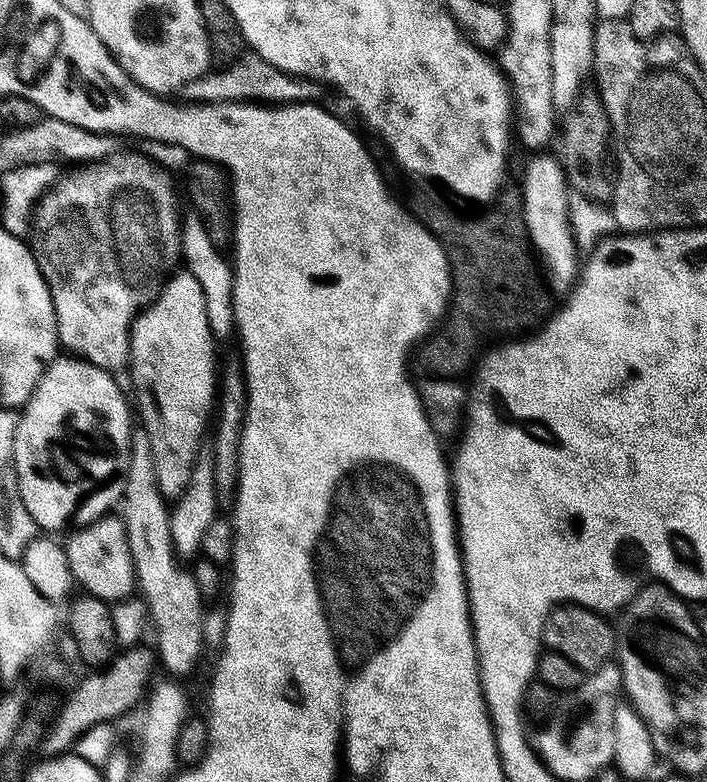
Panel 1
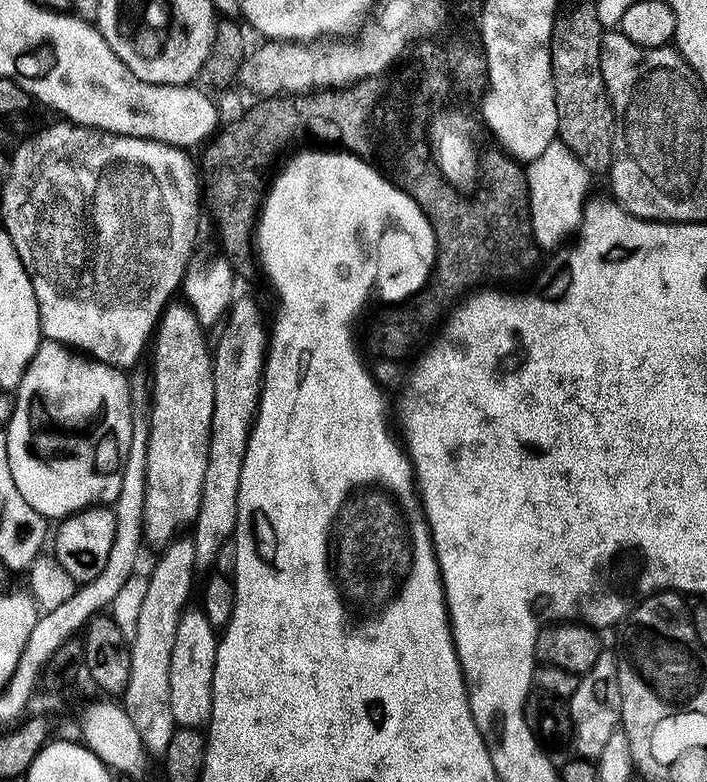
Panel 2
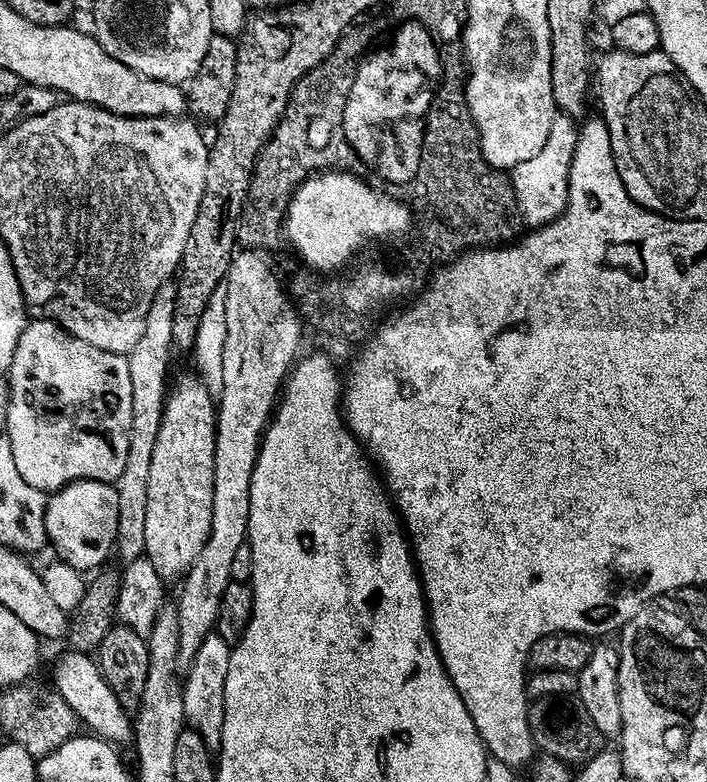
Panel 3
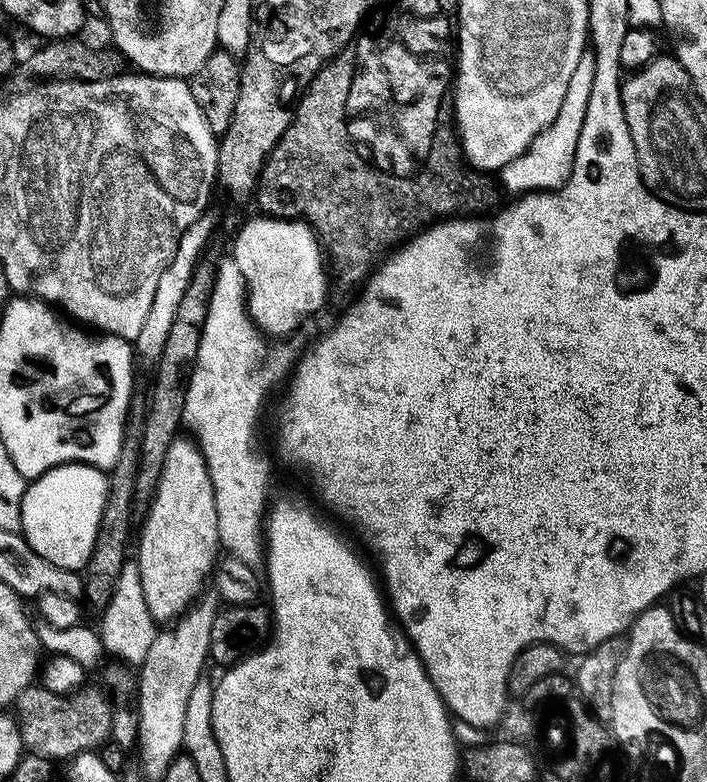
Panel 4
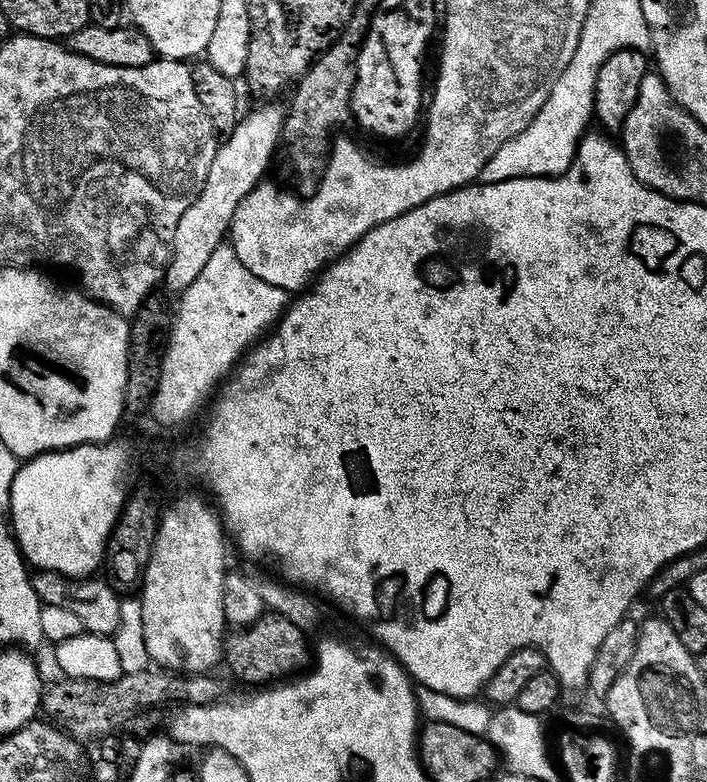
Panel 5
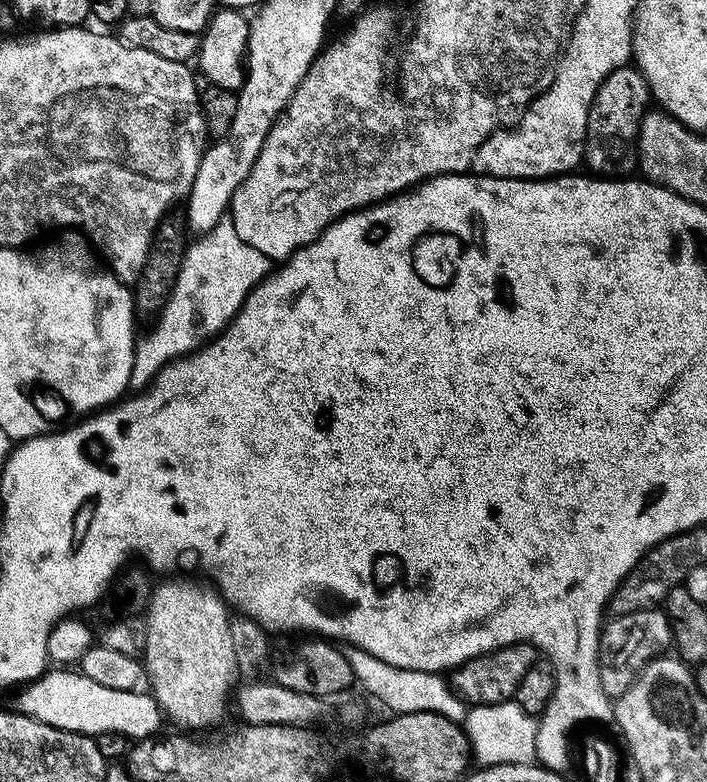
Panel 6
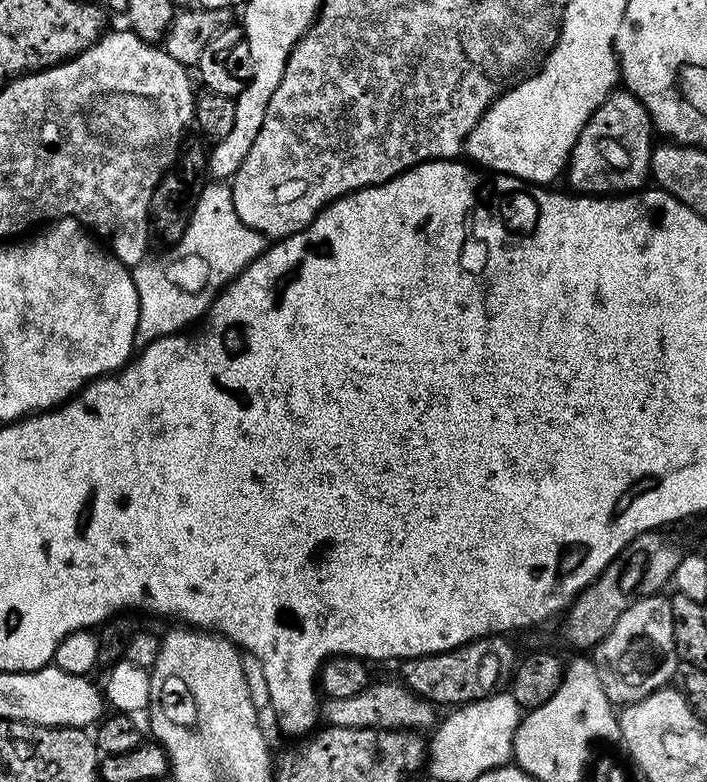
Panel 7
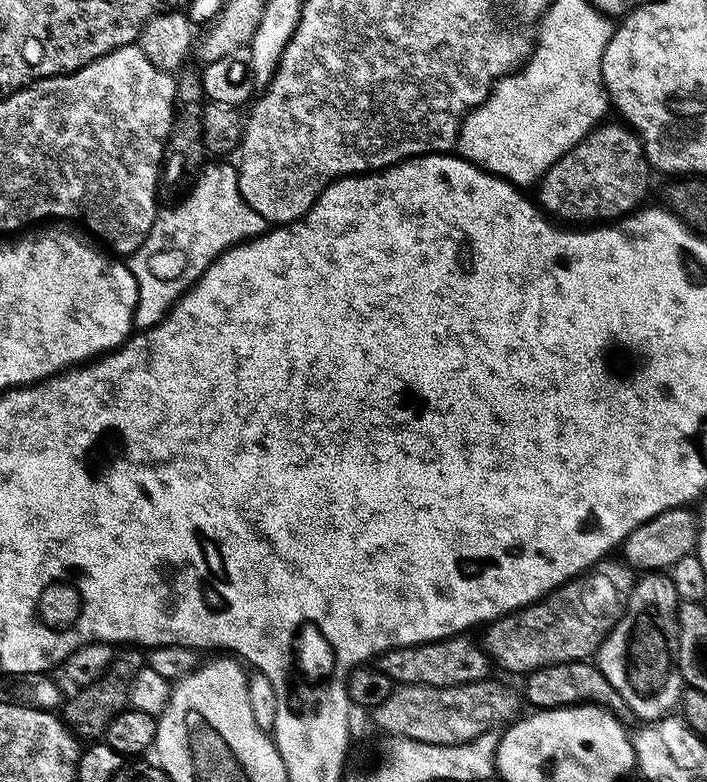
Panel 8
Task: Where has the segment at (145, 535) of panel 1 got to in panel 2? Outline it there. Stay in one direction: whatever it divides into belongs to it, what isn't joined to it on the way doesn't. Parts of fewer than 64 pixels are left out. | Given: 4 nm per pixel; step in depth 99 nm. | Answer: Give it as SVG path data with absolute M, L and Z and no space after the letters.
M181 611L170 654L170 710L177 725L203 729L212 719L212 683L216 661L217 633L203 611Z

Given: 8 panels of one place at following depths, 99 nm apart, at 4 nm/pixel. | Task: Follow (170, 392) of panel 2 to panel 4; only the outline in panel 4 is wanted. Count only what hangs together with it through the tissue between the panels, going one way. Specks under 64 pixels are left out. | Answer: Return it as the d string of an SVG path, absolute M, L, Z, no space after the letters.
M177 438L166 450L162 472L156 483L156 493L152 495L146 511L148 517L145 518L144 529L140 532L140 557L138 557L142 594L146 594L146 606L153 620L171 622L189 611L194 601L201 595L200 587L208 575L208 579L213 575L214 565L218 560L216 552L218 553L220 548L216 487L212 484L204 455L191 439Z

